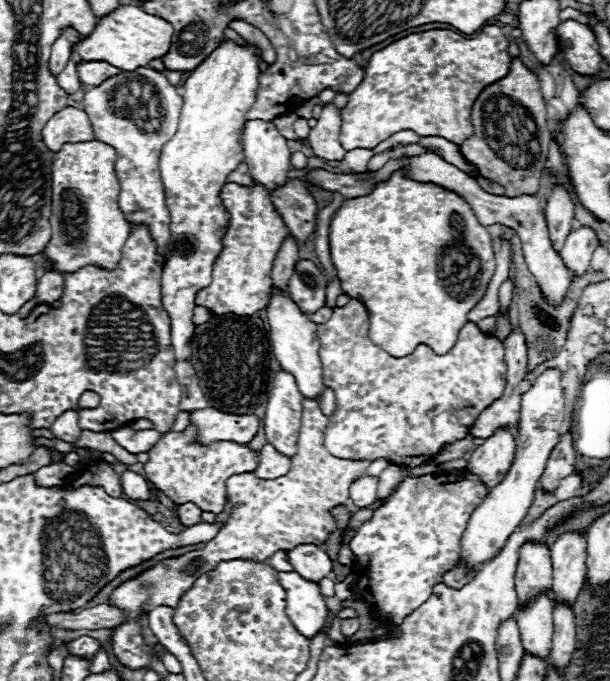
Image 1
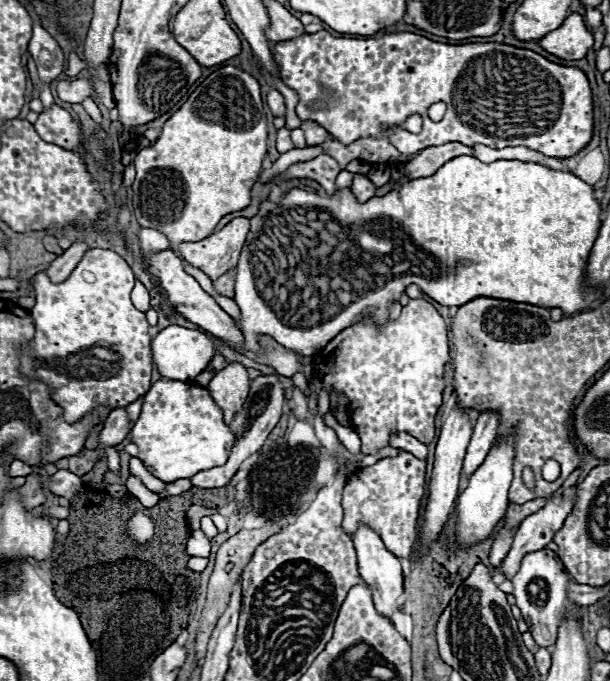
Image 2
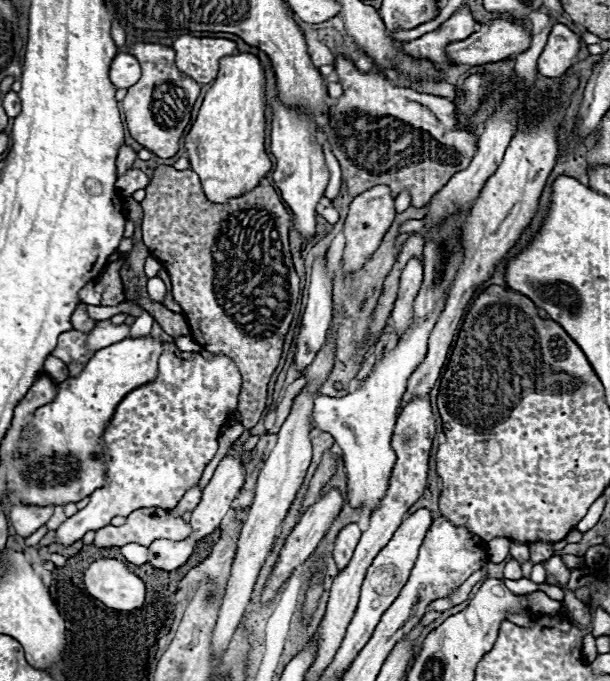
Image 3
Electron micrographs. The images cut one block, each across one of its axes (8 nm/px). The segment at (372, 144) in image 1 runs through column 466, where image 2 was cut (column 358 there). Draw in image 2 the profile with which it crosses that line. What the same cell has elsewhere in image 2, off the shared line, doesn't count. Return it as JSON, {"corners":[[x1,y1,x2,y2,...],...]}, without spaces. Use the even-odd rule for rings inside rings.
{"corners":[[322,30,316,34,304,34,296,40,274,44,274,60,280,66,282,82,296,90,300,102,296,114,300,120,312,120,324,126,340,142,350,144,352,140,364,136,380,136,386,128,402,124,408,116,420,114,424,118,420,134,394,132,392,144,404,152,414,154,430,146,442,146,448,142,462,142,464,146,484,144,490,148,506,146,528,146,540,150,552,158,572,158,592,140,594,114,592,114,592,90,586,74,574,66,558,66,544,56,514,48,502,42,484,44,440,44,412,32,390,32,384,30,376,38,370,36,344,36,336,38],[496,52,498,52,498,90,496,90],[324,100,324,108,310,108,312,102],[434,102,444,102,448,106,440,122,432,122,426,108]]}

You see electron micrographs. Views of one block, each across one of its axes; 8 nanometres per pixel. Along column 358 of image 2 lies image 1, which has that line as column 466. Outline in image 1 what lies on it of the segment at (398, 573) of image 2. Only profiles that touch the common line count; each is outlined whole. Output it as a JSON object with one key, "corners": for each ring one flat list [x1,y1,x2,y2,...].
{"corners":[[548,368,534,380,532,388,522,394,514,462,508,468,502,482,498,482,484,496,484,502,472,512,466,532,460,538,458,564,464,564,468,570,486,564,504,548,510,534,516,532,516,528,520,526,522,518,526,516,528,508,534,502,536,484,544,472,552,448,558,444,560,428,564,422,566,422,566,394,562,388,562,374,558,368]]}

